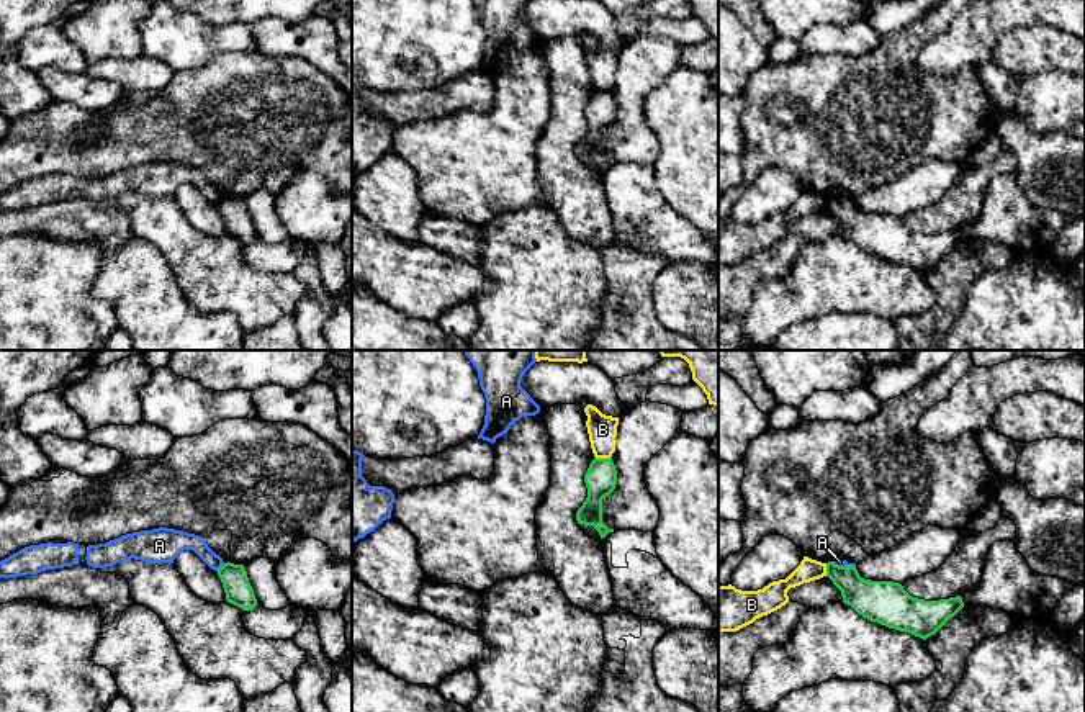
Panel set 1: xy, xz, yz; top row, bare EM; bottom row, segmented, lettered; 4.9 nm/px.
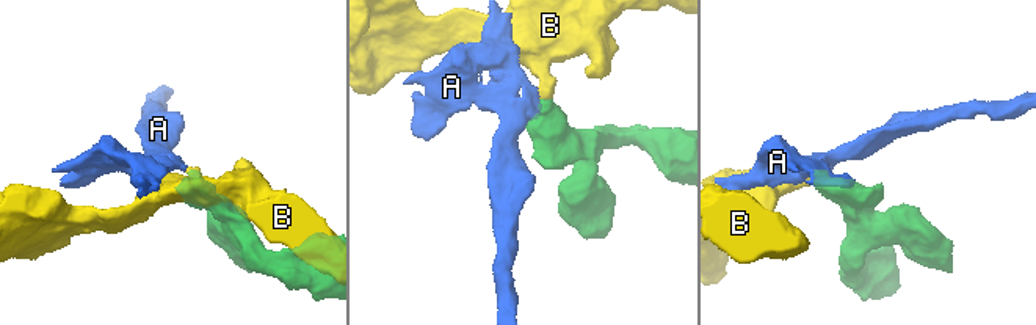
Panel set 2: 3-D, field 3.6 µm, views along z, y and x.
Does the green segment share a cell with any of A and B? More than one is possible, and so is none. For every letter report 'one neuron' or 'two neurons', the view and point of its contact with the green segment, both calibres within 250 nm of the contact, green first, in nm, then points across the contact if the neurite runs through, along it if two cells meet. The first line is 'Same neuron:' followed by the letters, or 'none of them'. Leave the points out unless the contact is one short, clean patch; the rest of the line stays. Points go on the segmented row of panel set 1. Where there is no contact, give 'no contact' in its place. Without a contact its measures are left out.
Same neuron: none of them
A: two neurons | xy (221, 567) | 130/110 nm | along xy (225, 563), (216, 570)
B: two neurons | xz (603, 459) | 160/140 nm

